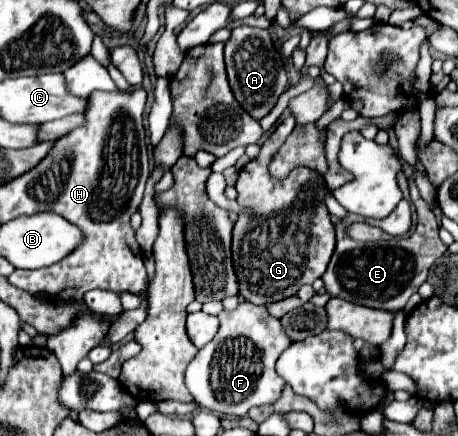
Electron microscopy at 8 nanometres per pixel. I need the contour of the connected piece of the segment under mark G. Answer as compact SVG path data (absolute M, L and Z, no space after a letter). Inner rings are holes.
M294 115L282 119L274 133L270 133L260 147L258 157L244 167L244 173L240 173L236 181L238 203L242 207L250 207L256 217L238 217L232 237L232 259L240 283L240 295L256 305L268 305L286 299L302 285L314 283L314 279L324 275L336 247L334 225L324 203L326 187L318 179L318 171L310 167L298 167L292 169L284 181L272 179L266 171L270 157L284 143L294 125ZM284 123L288 123L288 127L284 127Z

